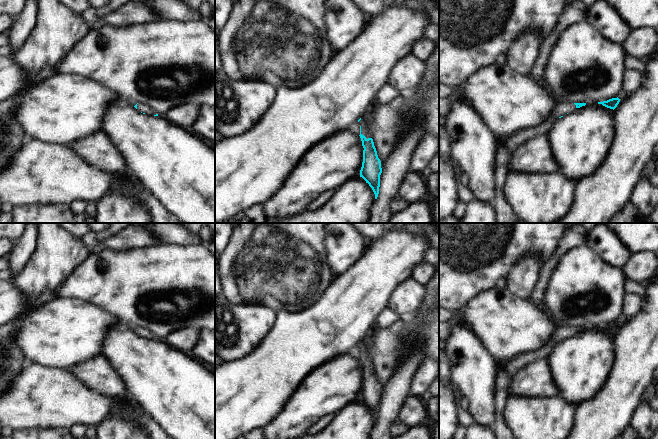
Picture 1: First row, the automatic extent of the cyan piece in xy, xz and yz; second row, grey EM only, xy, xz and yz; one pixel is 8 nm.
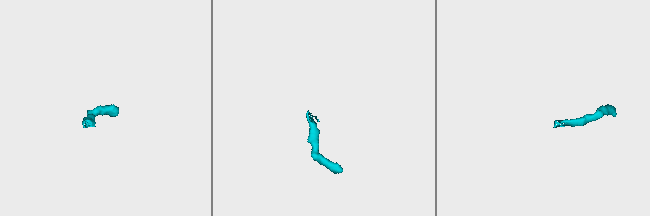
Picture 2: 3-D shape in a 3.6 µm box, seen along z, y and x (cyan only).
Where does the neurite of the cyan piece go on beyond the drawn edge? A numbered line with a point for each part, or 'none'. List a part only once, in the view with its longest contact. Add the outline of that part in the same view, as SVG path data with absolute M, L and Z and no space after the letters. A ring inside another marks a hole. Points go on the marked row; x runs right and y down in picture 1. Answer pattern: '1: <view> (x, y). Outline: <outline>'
1: xz (365, 125). Outline: M369 112L361 118L359 124L361 126L361 134L364 135L366 139L372 138L371 130L370 130L371 125L369 121Z

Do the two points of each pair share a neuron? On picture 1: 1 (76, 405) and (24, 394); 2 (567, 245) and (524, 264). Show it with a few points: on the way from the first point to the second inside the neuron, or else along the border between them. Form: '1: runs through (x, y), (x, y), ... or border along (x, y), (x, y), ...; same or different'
1: runs through (63, 400), (37, 397); same
2: border along (544, 263), (535, 285); different

